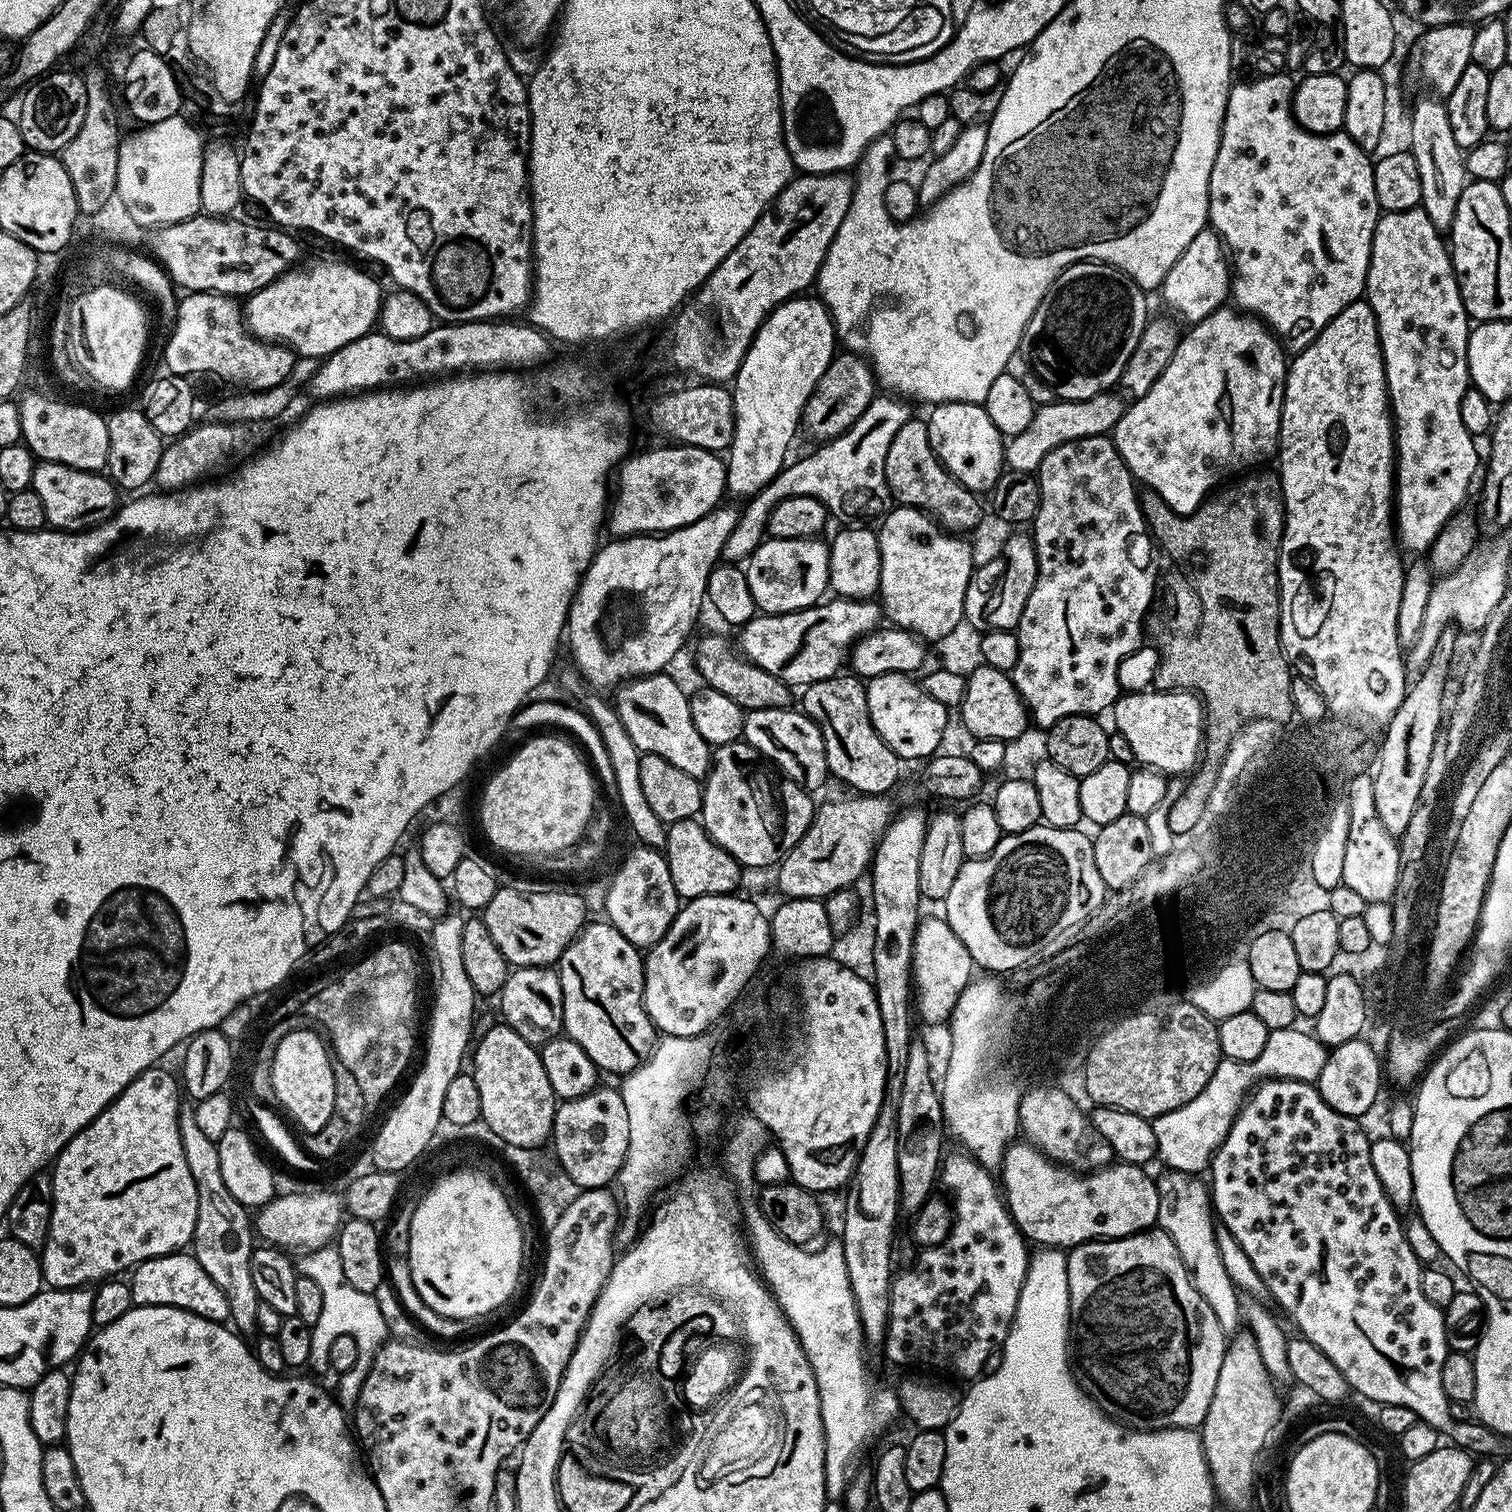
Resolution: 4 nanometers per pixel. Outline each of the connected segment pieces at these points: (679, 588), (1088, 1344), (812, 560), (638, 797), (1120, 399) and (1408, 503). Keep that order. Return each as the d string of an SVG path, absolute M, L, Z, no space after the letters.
M717 506L698 518L698 522L672 532L612 538L608 545L597 547L596 556L576 588L566 625L566 648L568 644L572 651L575 671L596 687L593 689L612 690L637 676L663 673L674 654L688 644L688 635L697 623L699 608L707 594L708 576L721 559L726 538L733 533L741 514L739 507L724 507Z
M1158 1226L1147 1228L1145 1232L1133 1232L1131 1236L1119 1236L1116 1240L1101 1238L1099 1240L1087 1240L1084 1244L1077 1244L1075 1248L1067 1253L1068 1258L1068 1318L1070 1321L1070 1360L1074 1365L1074 1375L1076 1383L1083 1388L1087 1396L1091 1396L1099 1408L1108 1415L1111 1420L1115 1420L1117 1424L1122 1424L1126 1428L1134 1428L1146 1432L1153 1432L1159 1428L1190 1428L1195 1429L1203 1424L1206 1418L1206 1410L1210 1406L1210 1398L1214 1398L1214 1386L1218 1386L1218 1370L1222 1370L1222 1358L1224 1357L1224 1349L1226 1347L1226 1333L1222 1330L1222 1326L1218 1322L1218 1318L1214 1318L1214 1310L1210 1310L1210 1302L1206 1302L1206 1298L1202 1298L1202 1294L1198 1294L1198 1290L1192 1281L1192 1273L1188 1267L1182 1262L1182 1258L1178 1254L1178 1250L1174 1246L1174 1242L1168 1237Z
M820 538L768 542L756 549L750 560L752 569L746 572L755 607L764 614L811 608L828 588L828 549Z
M592 695L596 696L586 697L582 708L605 744L606 754L609 755L610 764L614 770L614 790L618 792L628 822L641 845L663 849L667 845L667 827L647 805L646 798L643 797L642 784L639 781L638 762L642 754L634 746L630 734L626 734L626 726L622 726L620 716L616 713L615 707L611 703L604 703L603 698L600 697L603 695Z
M1115 391L1099 392L1085 400L1054 399L1050 404L1041 404L1036 409L1034 418L1030 418L1030 426L1022 430L1022 434L1011 437L1004 449L1004 463L1011 471L1035 473L1040 467L1042 458L1050 454L1060 444L1078 438L1090 438L1111 433L1122 418L1126 407L1123 395Z
M1421 206L1402 210L1401 212L1385 212L1376 223L1374 238L1372 239L1372 257L1368 267L1368 277L1364 287L1366 299L1369 306L1376 315L1376 325L1378 326L1378 338L1380 339L1380 349L1384 359L1384 369L1386 370L1386 386L1388 387L1388 402L1392 414L1392 426L1396 438L1396 474L1394 477L1394 535L1399 547L1405 553L1424 554L1431 548L1432 543L1438 538L1441 530L1446 526L1446 522L1455 516L1457 512L1465 507L1464 499L1468 496L1468 487L1472 484L1472 479L1477 479L1478 469L1482 464L1482 456L1476 453L1477 441L1466 430L1466 425L1462 423L1462 413L1458 411L1462 406L1462 394L1470 387L1468 379L1468 333L1470 331L1470 317L1468 311L1464 309L1460 287L1456 281L1456 274L1452 271L1452 258L1449 245L1445 237L1430 222L1426 210Z

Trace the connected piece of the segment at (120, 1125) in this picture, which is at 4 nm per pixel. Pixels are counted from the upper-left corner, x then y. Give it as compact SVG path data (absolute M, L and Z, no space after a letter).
M164 1066L147 1068L56 1157L50 1172L54 1186L50 1230L40 1256L44 1284L49 1289L92 1286L127 1273L144 1260L169 1256L191 1245L198 1194L178 1134L182 1088L173 1076Z

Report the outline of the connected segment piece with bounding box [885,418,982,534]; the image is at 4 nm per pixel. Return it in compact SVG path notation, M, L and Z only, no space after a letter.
M911 418L896 434L886 453L886 482L892 499L905 508L920 508L941 528L953 534L968 534L975 529L982 515L981 497L952 477L930 446L927 419Z

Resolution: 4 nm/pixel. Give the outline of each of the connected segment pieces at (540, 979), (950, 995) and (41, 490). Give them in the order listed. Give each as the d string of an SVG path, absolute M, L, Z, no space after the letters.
M555 967L516 968L509 971L503 988L498 993L503 1023L510 1025L526 1042L533 1046L549 1044L561 1035L564 1026L564 999L559 971Z
M941 915L923 917L916 929L913 944L913 973L915 987L922 990L920 994L920 1016L930 1023L936 1024L951 1017L962 990L974 976L974 965L969 951L961 940L949 928L946 919Z
M49 460L37 463L31 491L42 498L42 510L46 510L48 519L47 527L58 532L87 532L106 523L118 507L118 489L107 475L78 470Z

